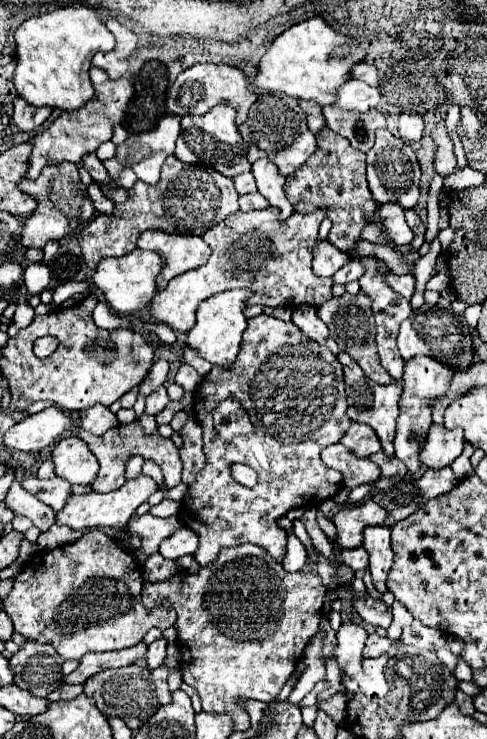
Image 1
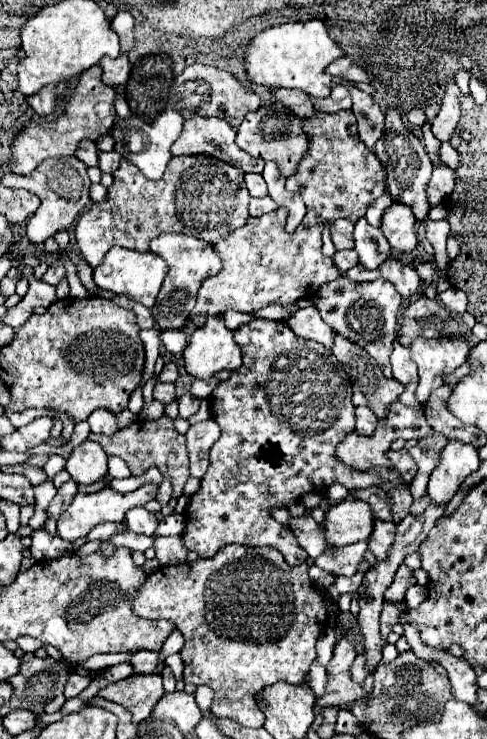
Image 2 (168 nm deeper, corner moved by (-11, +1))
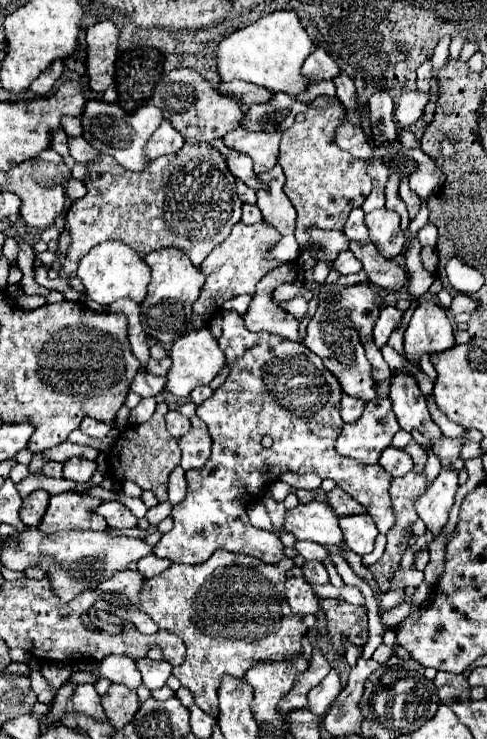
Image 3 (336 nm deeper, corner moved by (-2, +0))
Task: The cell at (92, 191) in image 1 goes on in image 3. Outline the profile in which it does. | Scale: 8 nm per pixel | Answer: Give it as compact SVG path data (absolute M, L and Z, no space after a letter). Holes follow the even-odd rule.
M70 178L68 184L66 184L66 188L64 188L64 192L66 192L66 196L70 200L78 200L78 198L82 198L82 194L86 194L86 186L84 186L82 180Z

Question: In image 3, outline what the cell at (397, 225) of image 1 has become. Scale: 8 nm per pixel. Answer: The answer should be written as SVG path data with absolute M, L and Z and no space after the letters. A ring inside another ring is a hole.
M386 208L374 210L366 214L366 226L370 230L370 240L382 256L394 260L404 252L406 238L400 230L400 216L396 212Z

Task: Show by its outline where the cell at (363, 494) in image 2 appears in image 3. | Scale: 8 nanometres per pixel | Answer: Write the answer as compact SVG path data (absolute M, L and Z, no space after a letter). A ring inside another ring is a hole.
M338 486L332 492L328 492L328 506L332 506L334 514L338 514L338 516L354 516L354 514L366 512L362 504L354 502L354 498L350 498L350 494L346 494Z

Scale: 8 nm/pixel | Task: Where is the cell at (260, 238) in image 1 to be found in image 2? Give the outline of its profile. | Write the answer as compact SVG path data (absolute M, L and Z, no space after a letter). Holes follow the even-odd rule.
M285 209L263 217L249 217L243 227L231 231L227 239L215 245L223 269L215 277L203 279L199 287L197 305L189 315L195 327L201 327L207 315L219 315L227 309L255 313L273 301L287 307L299 299L313 299L321 285L339 279L341 271L321 251L321 231L325 225L299 225L295 233L287 233L285 217Z

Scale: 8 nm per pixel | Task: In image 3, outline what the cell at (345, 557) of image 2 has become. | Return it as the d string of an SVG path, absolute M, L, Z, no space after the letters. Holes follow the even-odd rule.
M296 542L296 544L294 544L294 550L296 550L304 560L320 560L320 562L324 562L324 560L330 558L326 548L318 546L318 544L312 544L312 542Z

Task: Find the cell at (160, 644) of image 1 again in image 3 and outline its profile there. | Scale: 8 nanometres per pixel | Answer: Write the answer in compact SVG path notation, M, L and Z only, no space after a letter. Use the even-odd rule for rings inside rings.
M106 656L100 662L98 670L100 670L102 678L116 682L116 684L130 686L130 690L136 690L142 684L136 662L130 658L124 658L124 656Z

